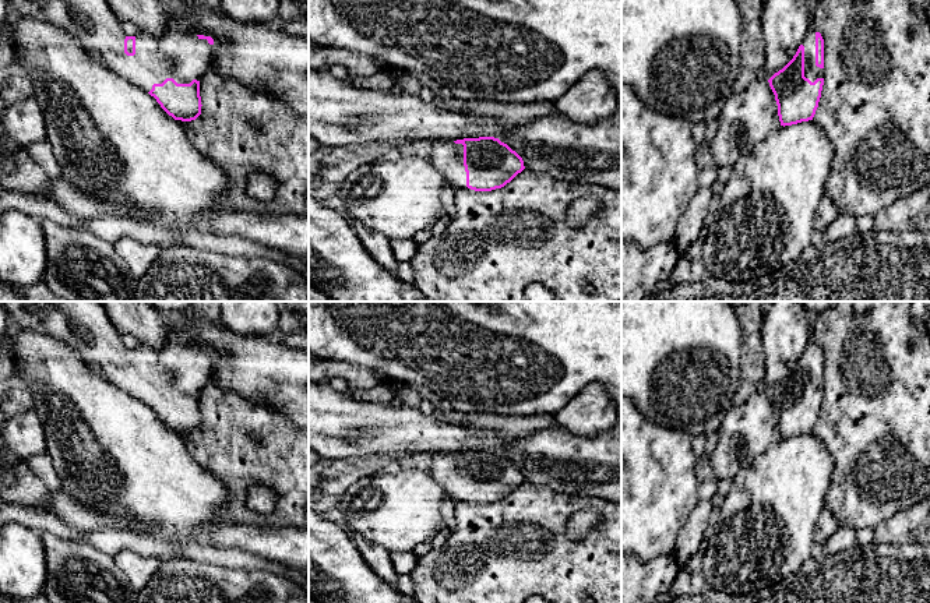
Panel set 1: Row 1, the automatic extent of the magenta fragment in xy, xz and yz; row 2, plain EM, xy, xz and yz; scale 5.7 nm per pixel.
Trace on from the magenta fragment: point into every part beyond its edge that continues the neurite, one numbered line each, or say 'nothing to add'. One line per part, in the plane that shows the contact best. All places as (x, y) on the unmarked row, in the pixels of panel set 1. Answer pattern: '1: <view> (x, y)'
1: xz (447, 469)

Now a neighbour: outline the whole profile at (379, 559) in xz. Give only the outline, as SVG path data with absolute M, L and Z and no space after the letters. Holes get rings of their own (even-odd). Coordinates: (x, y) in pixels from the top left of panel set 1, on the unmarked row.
M349 532L349 536L376 575L397 588L398 574L394 570L391 553L381 546L366 542L355 532Z

